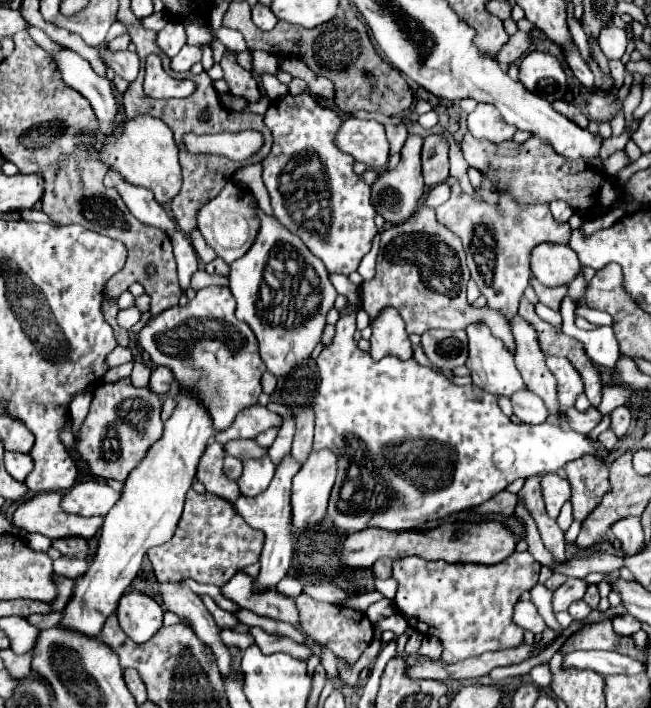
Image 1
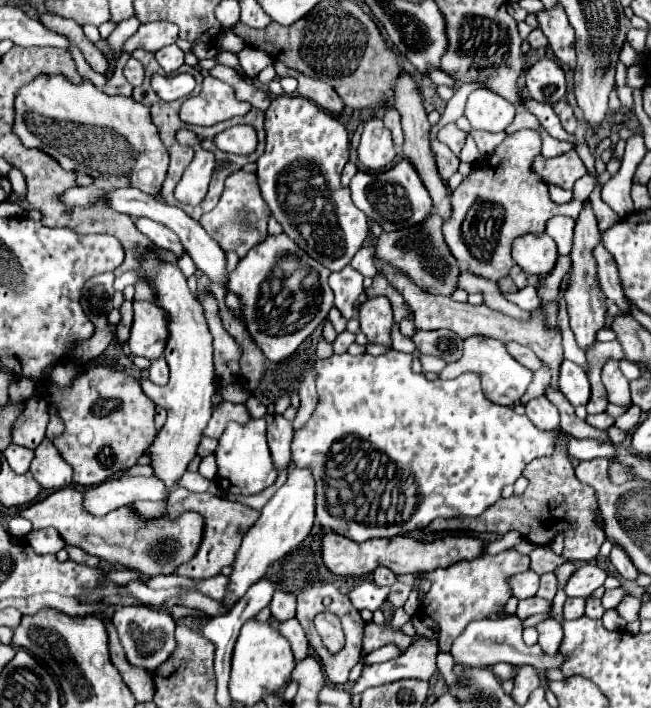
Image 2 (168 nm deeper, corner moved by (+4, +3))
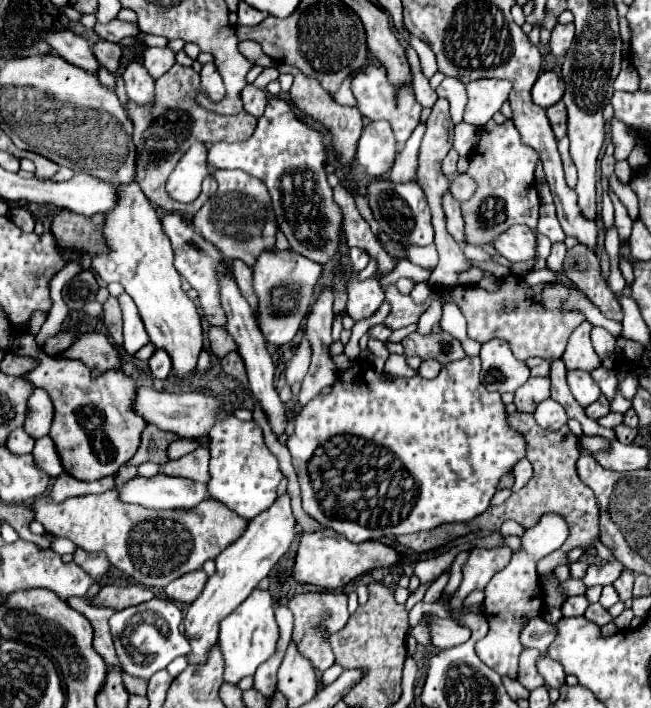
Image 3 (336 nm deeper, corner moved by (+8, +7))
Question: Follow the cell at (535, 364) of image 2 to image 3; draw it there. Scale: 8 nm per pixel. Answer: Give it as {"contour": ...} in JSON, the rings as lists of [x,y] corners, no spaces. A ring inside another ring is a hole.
{"contour":[[[529,358],[527,366],[531,370],[531,376],[549,376],[549,362],[541,358]]]}

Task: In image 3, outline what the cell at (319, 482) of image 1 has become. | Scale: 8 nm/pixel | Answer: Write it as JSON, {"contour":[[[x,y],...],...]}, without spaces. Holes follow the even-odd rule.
{"contour":[[[285,492],[277,496],[271,508],[247,520],[243,534],[215,558],[217,564],[215,574],[209,578],[201,596],[189,606],[187,616],[183,620],[185,636],[191,644],[191,652],[189,652],[191,664],[205,662],[207,650],[213,644],[217,644],[217,632],[221,620],[229,616],[229,612],[233,612],[233,608],[237,608],[237,604],[241,604],[257,588],[257,584],[271,572],[277,560],[289,550],[295,538],[295,526],[297,526],[297,518],[291,512],[291,496]]]}

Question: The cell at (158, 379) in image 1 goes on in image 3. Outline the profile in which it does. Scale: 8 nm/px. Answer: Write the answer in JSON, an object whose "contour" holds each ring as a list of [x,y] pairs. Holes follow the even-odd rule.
{"contour":[[[155,350],[155,354],[149,358],[149,370],[151,370],[153,378],[165,380],[169,376],[169,372],[171,372],[169,354],[163,352],[163,350]]]}

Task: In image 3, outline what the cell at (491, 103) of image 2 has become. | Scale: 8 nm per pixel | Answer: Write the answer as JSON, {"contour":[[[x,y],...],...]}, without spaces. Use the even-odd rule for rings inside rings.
{"contour":[[[475,80],[467,84],[469,102],[465,108],[465,122],[473,126],[487,124],[495,112],[509,98],[513,84],[509,80]]]}

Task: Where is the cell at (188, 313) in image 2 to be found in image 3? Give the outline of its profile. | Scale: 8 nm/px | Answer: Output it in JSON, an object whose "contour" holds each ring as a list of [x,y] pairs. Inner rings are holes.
{"contour":[[[137,182],[119,186],[119,204],[107,212],[105,238],[111,250],[105,256],[95,256],[91,260],[91,270],[97,272],[105,284],[119,282],[135,300],[151,342],[163,348],[173,362],[171,378],[183,380],[187,374],[197,372],[199,352],[203,350],[201,314],[195,302],[181,290],[181,276],[173,266],[169,238],[161,232],[157,212]]]}

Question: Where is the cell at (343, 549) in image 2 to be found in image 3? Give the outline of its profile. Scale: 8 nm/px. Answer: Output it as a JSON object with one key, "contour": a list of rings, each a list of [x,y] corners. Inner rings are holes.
{"contour":[[[325,528],[323,532],[305,532],[303,534],[303,538],[299,542],[295,566],[293,566],[293,576],[301,584],[313,584],[319,588],[335,590],[335,588],[343,588],[353,578],[357,578],[373,568],[391,568],[391,566],[397,566],[401,560],[403,560],[401,552],[393,550],[391,546],[387,546],[379,540],[365,540],[365,542],[355,544],[355,542],[349,542],[345,536]]]}

